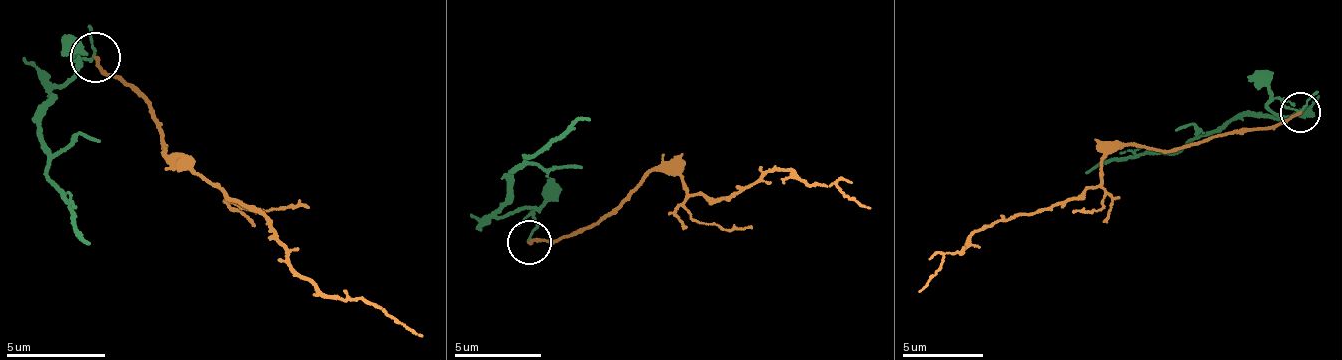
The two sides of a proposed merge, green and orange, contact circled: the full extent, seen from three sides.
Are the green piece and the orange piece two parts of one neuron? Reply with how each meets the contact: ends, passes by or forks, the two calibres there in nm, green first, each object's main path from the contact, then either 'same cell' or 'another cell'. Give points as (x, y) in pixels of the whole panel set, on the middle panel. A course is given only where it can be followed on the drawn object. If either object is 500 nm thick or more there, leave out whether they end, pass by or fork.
green passes by; orange ends there; 90 nm thick on the green side, 160 nm on the other; green runs (529, 242), (533, 212), (504, 209), (507, 175), (524, 157), (580, 120), (590, 119); orange runs (529, 242), (582, 234), (655, 169), (682, 175), (687, 193), (724, 201), (776, 169), (843, 189), (871, 208); another cell

